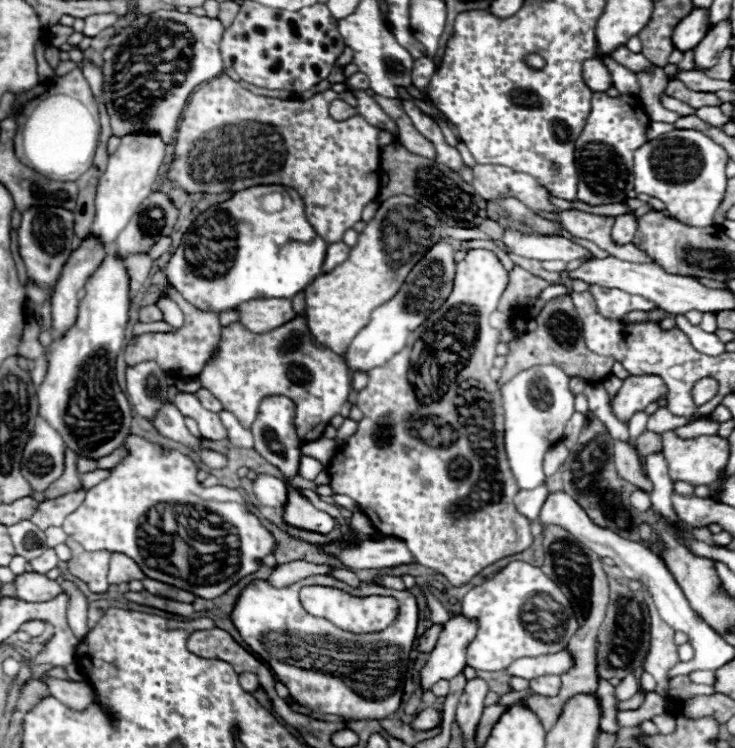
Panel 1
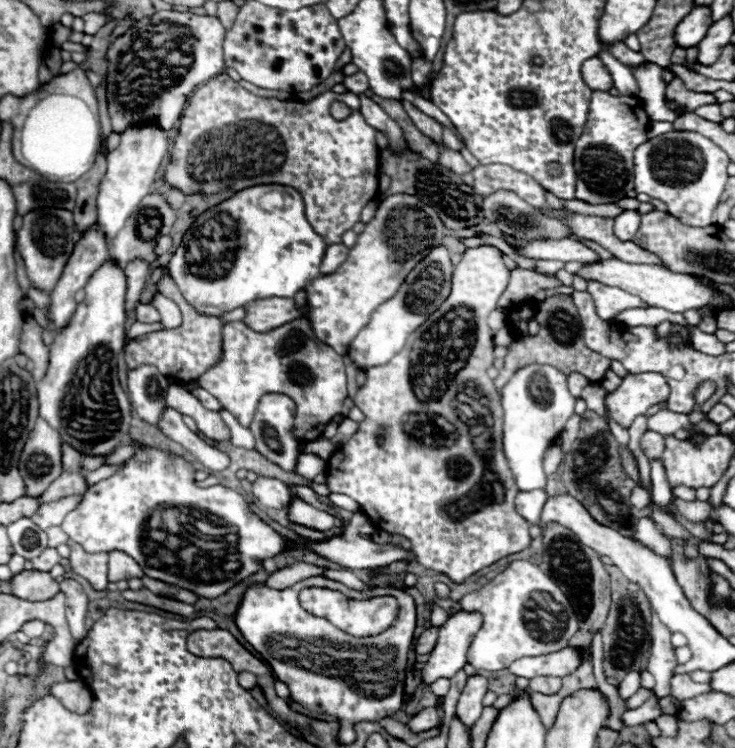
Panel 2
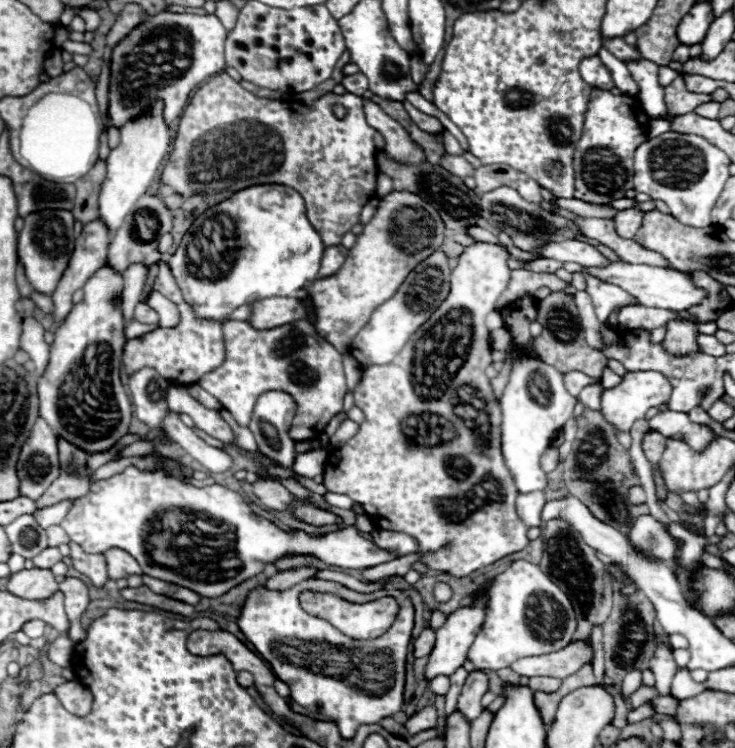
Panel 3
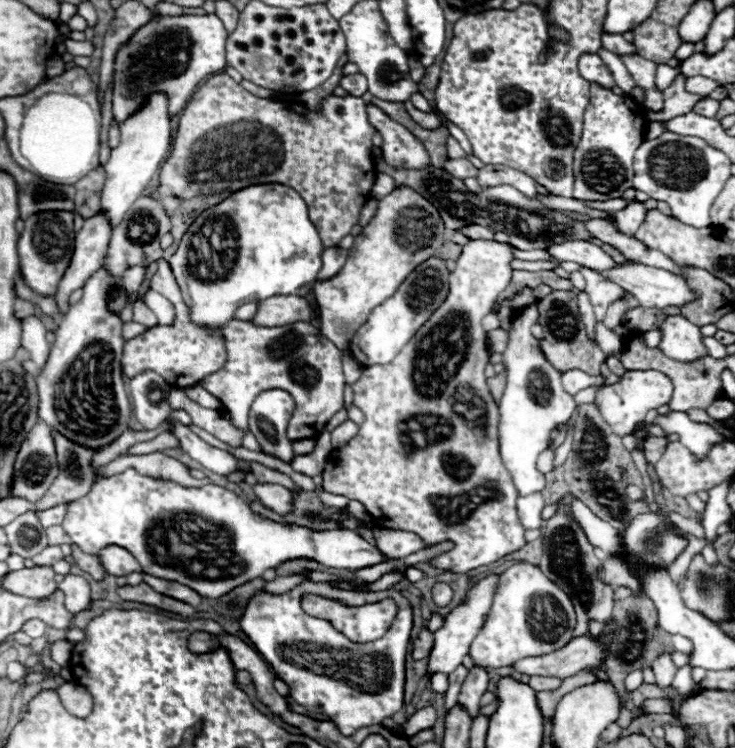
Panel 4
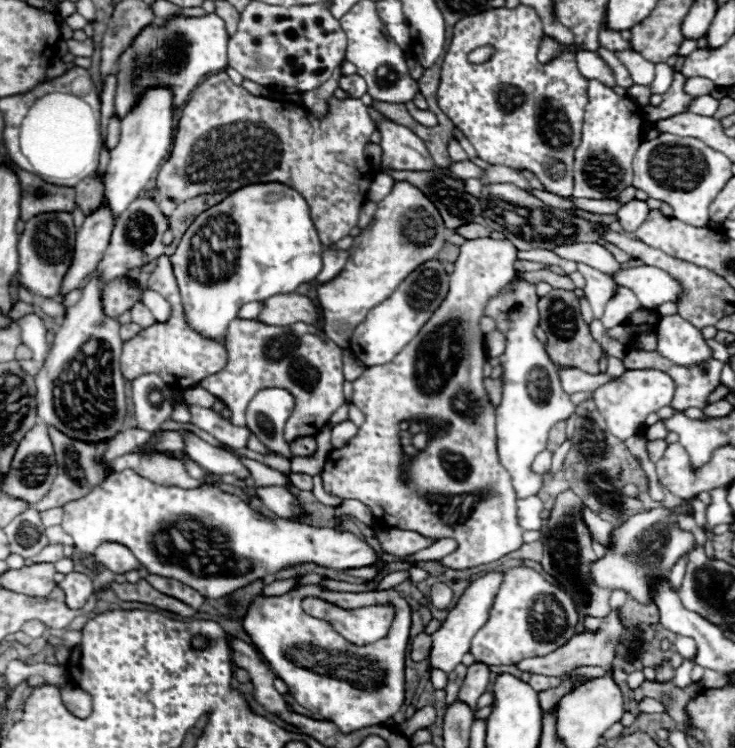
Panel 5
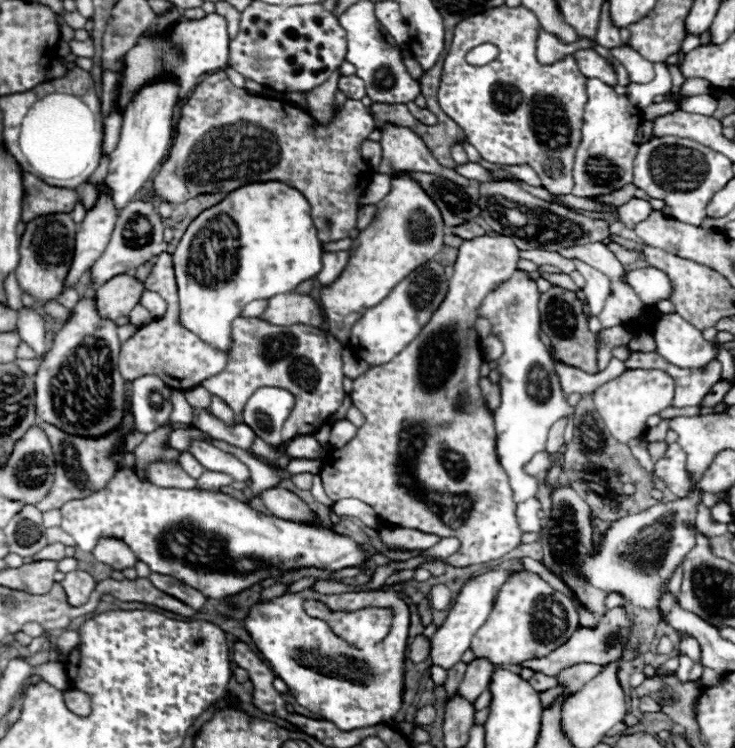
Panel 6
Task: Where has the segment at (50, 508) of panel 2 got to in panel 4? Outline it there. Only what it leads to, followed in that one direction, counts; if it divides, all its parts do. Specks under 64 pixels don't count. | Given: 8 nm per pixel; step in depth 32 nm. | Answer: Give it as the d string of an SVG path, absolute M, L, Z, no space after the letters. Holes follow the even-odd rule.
M58 504L58 506L54 506L54 508L48 508L48 510L40 510L40 512L36 512L36 514L38 514L38 520L40 520L40 524L42 524L42 528L62 524L64 514L66 514L66 508L68 508L68 504Z

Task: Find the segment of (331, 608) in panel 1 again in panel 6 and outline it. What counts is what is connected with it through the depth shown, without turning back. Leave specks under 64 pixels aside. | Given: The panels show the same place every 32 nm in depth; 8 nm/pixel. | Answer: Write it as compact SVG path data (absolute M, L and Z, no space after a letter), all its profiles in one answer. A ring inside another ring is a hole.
M306 600L304 610L310 616L326 620L330 628L348 644L356 648L364 648L380 642L392 624L390 608L362 608L354 612L332 612L324 602Z

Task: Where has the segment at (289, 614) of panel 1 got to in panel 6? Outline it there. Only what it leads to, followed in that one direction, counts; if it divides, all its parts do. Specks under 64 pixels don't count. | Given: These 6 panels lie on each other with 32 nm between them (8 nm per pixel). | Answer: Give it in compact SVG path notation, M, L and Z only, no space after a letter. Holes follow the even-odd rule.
M312 588L284 594L272 600L258 600L250 614L244 620L244 628L252 636L256 648L264 654L266 662L272 664L274 674L282 678L288 684L288 692L298 700L300 706L308 708L310 712L322 714L324 720L334 722L342 732L350 732L362 726L376 726L384 724L394 718L394 714L402 706L404 698L404 660L406 660L406 644L408 644L408 628L410 628L410 608L408 604L396 594L396 592L346 592L346 594L320 594ZM306 598L318 598L332 606L332 598L352 598L352 610L364 608L364 606L388 606L394 612L392 628L384 640L376 644L376 662L370 656L364 656L360 648L350 646L346 640L336 636L332 628L318 618L312 618L304 612L302 602Z

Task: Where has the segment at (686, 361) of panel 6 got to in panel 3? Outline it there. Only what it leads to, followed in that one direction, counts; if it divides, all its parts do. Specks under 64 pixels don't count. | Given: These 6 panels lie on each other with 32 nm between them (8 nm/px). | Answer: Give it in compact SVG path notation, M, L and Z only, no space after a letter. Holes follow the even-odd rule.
M668 322L668 332L664 338L664 346L668 352L700 352L696 344L698 326L692 322Z

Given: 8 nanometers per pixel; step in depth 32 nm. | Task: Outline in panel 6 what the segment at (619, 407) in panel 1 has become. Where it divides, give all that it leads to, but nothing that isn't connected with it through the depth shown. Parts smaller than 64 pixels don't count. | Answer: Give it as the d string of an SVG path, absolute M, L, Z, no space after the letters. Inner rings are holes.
M626 370L622 376L594 390L594 404L598 414L602 416L608 432L622 444L626 444L630 438L642 436L648 430L648 416L672 406L672 398L674 380L662 370Z

